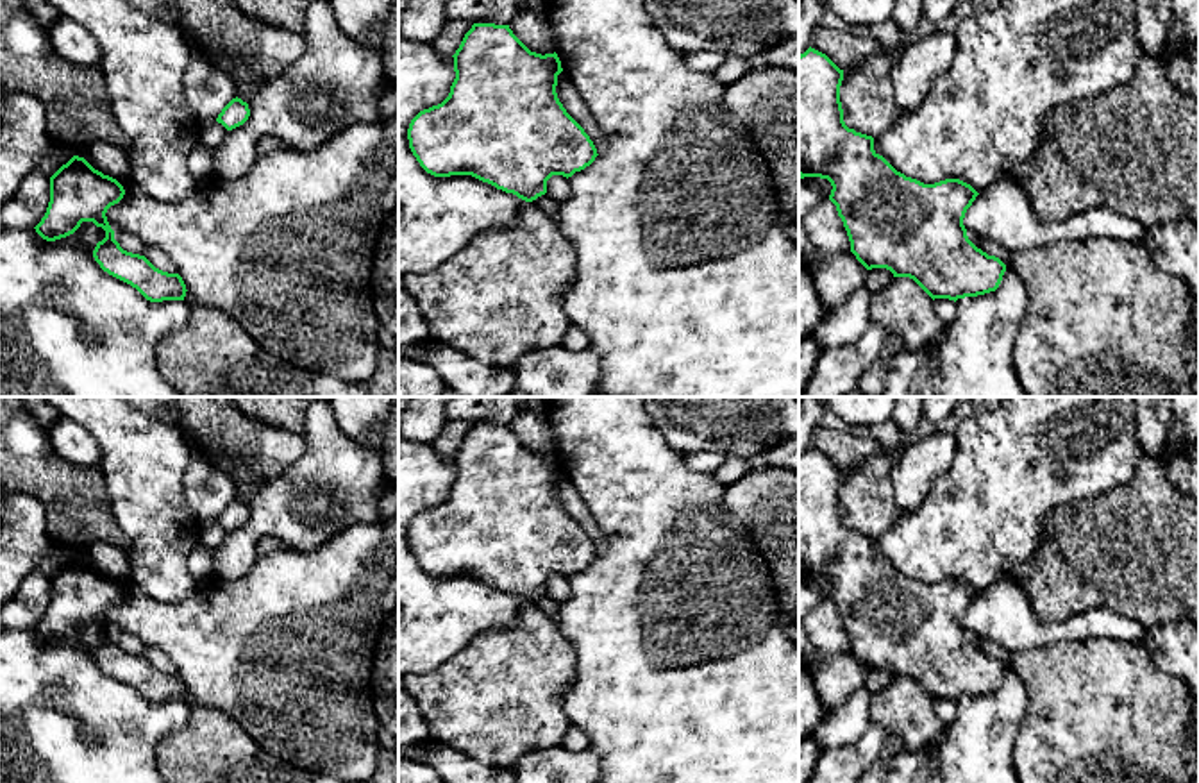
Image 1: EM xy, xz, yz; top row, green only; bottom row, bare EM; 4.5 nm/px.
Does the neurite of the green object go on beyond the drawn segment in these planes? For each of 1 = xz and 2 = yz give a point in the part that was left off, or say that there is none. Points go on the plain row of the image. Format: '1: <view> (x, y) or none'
1: none
2: none

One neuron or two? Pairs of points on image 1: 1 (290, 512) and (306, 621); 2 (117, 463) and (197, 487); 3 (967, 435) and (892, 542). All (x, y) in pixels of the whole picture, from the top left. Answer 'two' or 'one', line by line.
1: two
2: two
3: one

